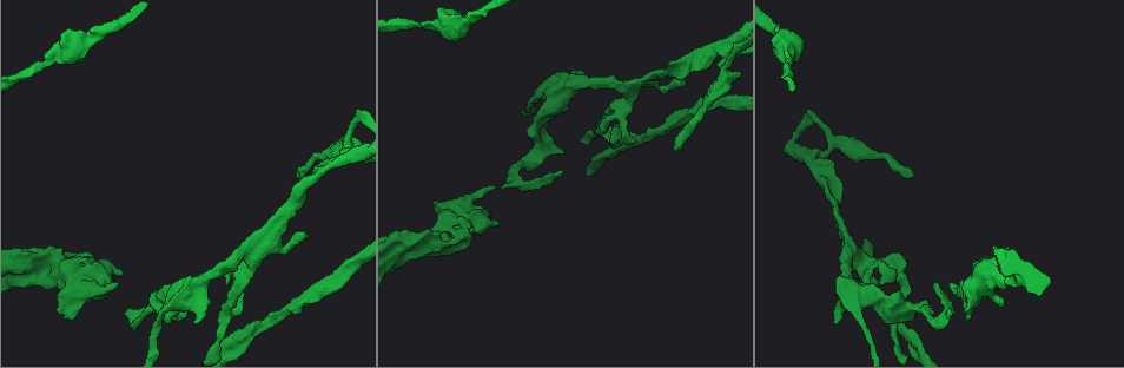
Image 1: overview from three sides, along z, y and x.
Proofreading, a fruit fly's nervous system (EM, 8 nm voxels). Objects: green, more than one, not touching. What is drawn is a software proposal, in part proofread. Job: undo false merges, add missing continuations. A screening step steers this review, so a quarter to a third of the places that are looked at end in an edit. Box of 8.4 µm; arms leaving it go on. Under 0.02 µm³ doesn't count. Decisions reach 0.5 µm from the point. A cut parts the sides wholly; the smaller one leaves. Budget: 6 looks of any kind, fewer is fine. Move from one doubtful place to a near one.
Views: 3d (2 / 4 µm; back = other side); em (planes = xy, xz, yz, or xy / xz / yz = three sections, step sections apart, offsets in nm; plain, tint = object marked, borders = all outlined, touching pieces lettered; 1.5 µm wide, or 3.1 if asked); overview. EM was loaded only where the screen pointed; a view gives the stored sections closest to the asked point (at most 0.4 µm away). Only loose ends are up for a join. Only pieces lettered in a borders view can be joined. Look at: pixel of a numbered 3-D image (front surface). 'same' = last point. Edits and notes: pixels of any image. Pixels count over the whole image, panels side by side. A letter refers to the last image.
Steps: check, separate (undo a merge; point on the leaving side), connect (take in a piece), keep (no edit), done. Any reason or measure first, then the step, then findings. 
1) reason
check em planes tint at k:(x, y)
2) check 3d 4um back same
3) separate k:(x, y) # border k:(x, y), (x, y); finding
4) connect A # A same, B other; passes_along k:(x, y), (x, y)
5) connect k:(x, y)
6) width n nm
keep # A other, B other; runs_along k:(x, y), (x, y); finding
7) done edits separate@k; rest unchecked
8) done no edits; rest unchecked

sharp bend
check 3d 2um back at 1:(945, 318)

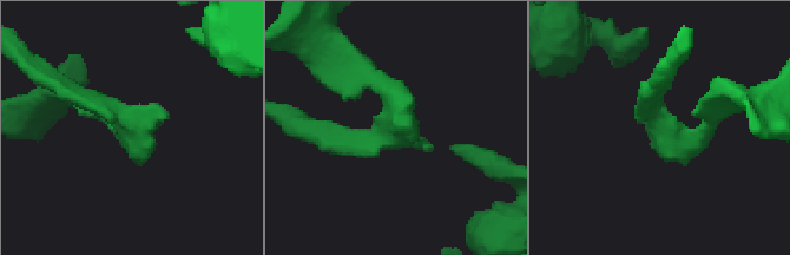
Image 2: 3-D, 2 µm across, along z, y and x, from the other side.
check em planes borders at 2:(124, 135)

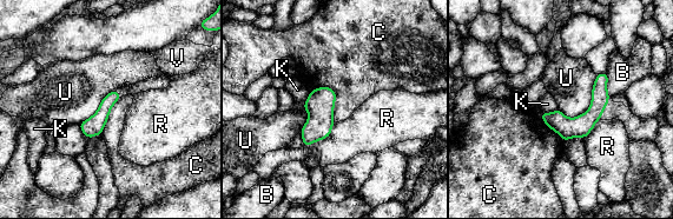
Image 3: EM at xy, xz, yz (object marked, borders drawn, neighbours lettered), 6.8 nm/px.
keep # B other, C other, K other, R other, U other, V other; border 3:(311, 90), (334, 91), (335, 121); continuous, no second neuron

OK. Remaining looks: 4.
thin end
check 3d 2um back at 1:(195, 322)

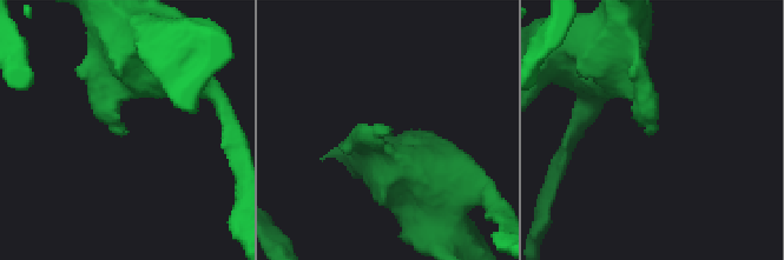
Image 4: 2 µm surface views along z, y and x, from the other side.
check em planes borders at 4:(389, 129)

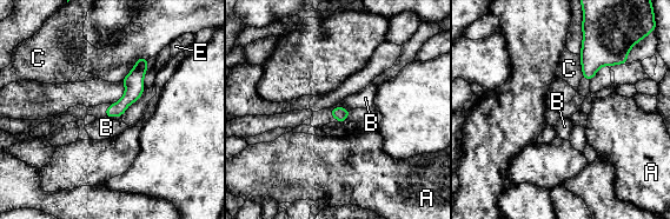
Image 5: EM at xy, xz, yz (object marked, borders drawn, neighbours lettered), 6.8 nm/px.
keep # A other, B other, C other, E other; runs_along 5:(144, 61), (132, 94), (108, 113); no lettered piece goes on from it

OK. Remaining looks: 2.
sudden change in width
check em planes plain at 1:(89, 42)

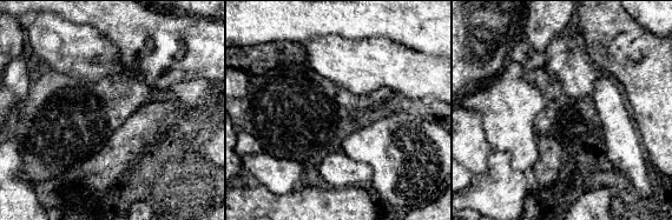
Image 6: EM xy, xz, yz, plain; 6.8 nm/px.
what lies round it
check em planes borders same

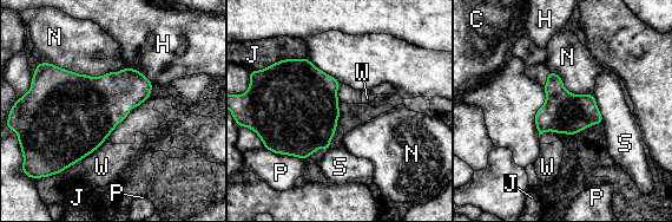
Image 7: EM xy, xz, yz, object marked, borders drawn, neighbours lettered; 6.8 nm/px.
width 280 nm
keep # C other, H other, J other, N other, P other, S other, W other; border 7:(47, 63), (89, 76), (112, 72); all the same neuron

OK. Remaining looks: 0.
done no edits; rest unchecked

